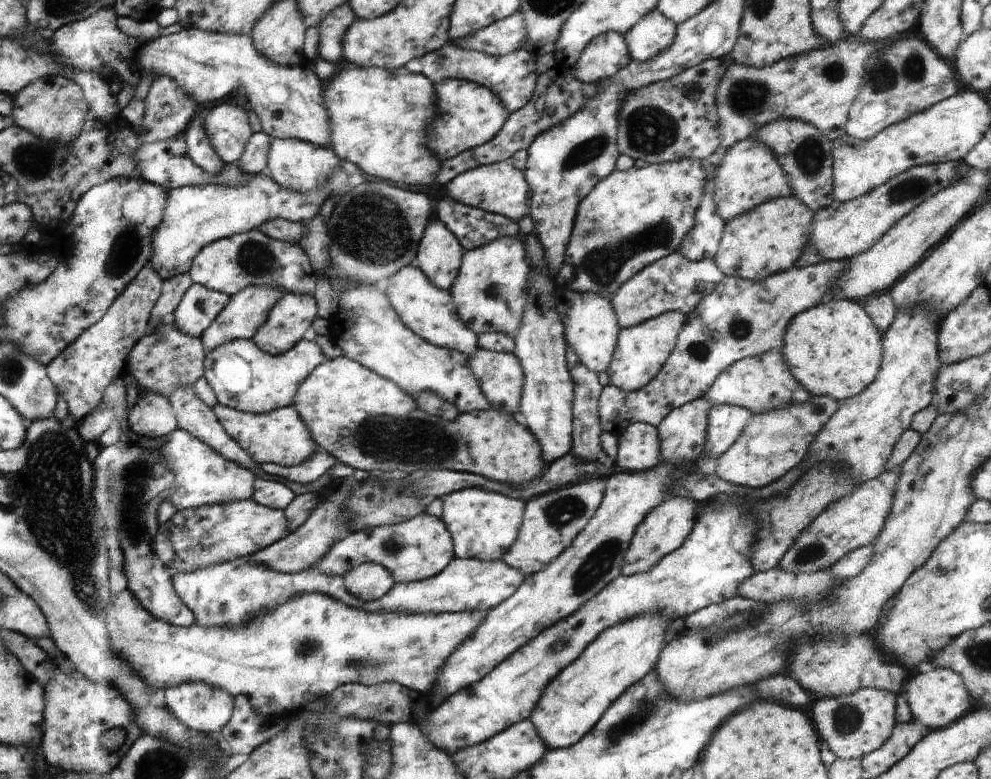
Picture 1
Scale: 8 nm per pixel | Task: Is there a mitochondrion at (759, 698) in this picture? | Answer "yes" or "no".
no

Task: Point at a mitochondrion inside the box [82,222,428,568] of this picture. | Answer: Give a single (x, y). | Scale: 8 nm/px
(120, 493)

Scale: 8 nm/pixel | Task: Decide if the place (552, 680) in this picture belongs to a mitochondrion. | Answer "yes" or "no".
no

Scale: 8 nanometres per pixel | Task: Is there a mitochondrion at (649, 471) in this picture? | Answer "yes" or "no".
no

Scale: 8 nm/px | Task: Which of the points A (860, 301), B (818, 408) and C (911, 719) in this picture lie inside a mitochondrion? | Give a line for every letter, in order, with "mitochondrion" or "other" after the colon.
A: other
B: other
C: other

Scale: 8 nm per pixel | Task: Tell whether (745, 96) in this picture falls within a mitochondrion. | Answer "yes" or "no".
yes

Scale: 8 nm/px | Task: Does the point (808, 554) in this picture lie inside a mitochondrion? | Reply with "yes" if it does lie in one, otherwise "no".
yes

